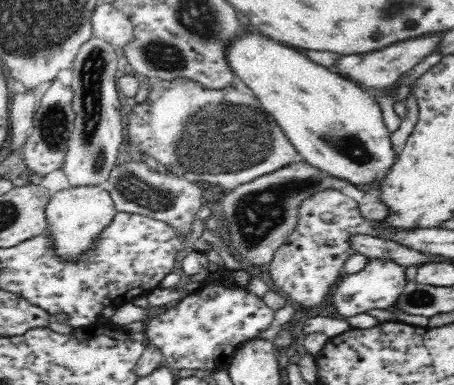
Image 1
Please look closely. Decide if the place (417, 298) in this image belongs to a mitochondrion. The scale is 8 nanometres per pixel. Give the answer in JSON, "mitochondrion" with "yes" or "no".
{"mitochondrion":"yes"}

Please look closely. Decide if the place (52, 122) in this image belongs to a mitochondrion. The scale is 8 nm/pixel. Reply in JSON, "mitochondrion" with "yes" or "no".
{"mitochondrion":"yes"}

